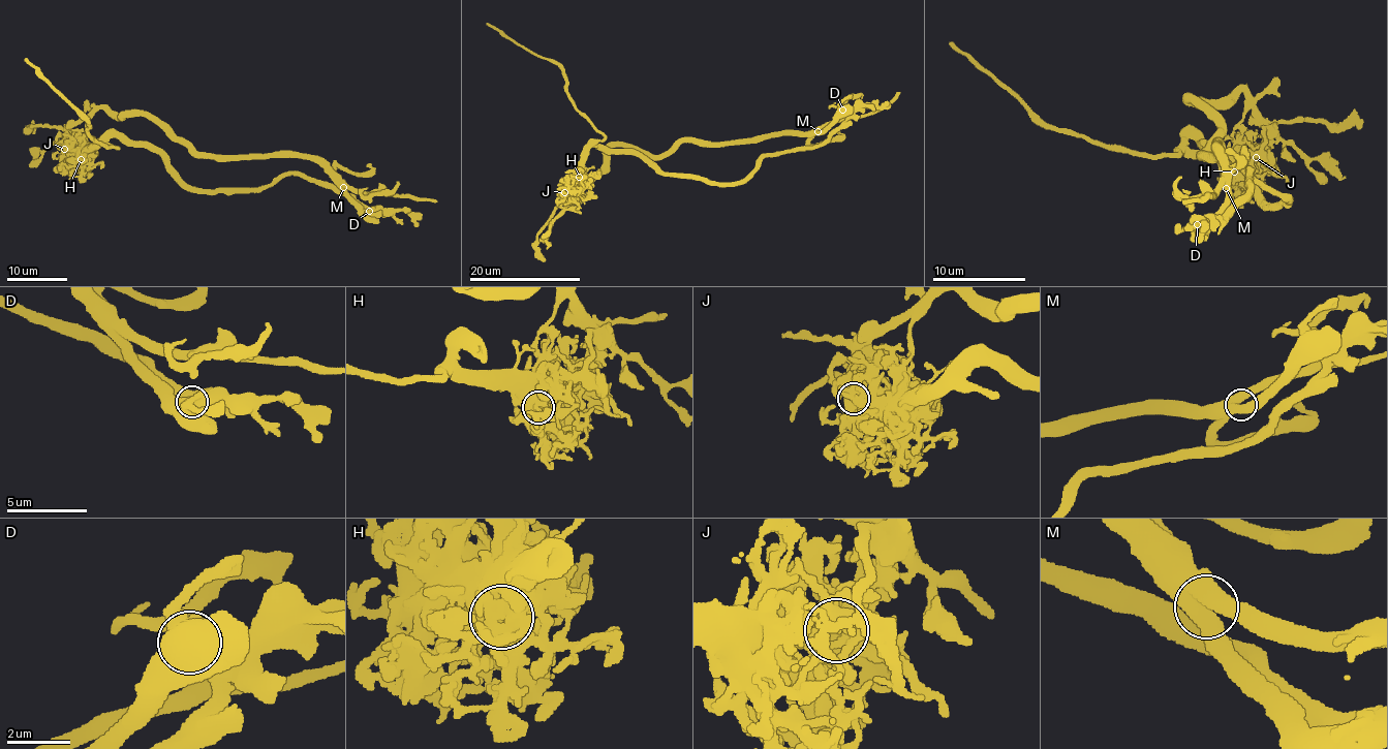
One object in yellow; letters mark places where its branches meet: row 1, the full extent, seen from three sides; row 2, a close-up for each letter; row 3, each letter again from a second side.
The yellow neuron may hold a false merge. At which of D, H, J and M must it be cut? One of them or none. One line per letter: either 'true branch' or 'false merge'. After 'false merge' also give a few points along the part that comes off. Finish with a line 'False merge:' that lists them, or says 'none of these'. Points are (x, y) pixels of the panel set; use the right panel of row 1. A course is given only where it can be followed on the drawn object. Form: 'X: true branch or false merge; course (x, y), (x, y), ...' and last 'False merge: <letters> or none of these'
D: false merge; course (1197, 224), (1222, 218), (1251, 172), (1287, 198), (1268, 204), (1189, 137), (1135, 156), (1048, 129), (949, 42)
H: true branch
J: true branch
M: true branch
False merge: D

